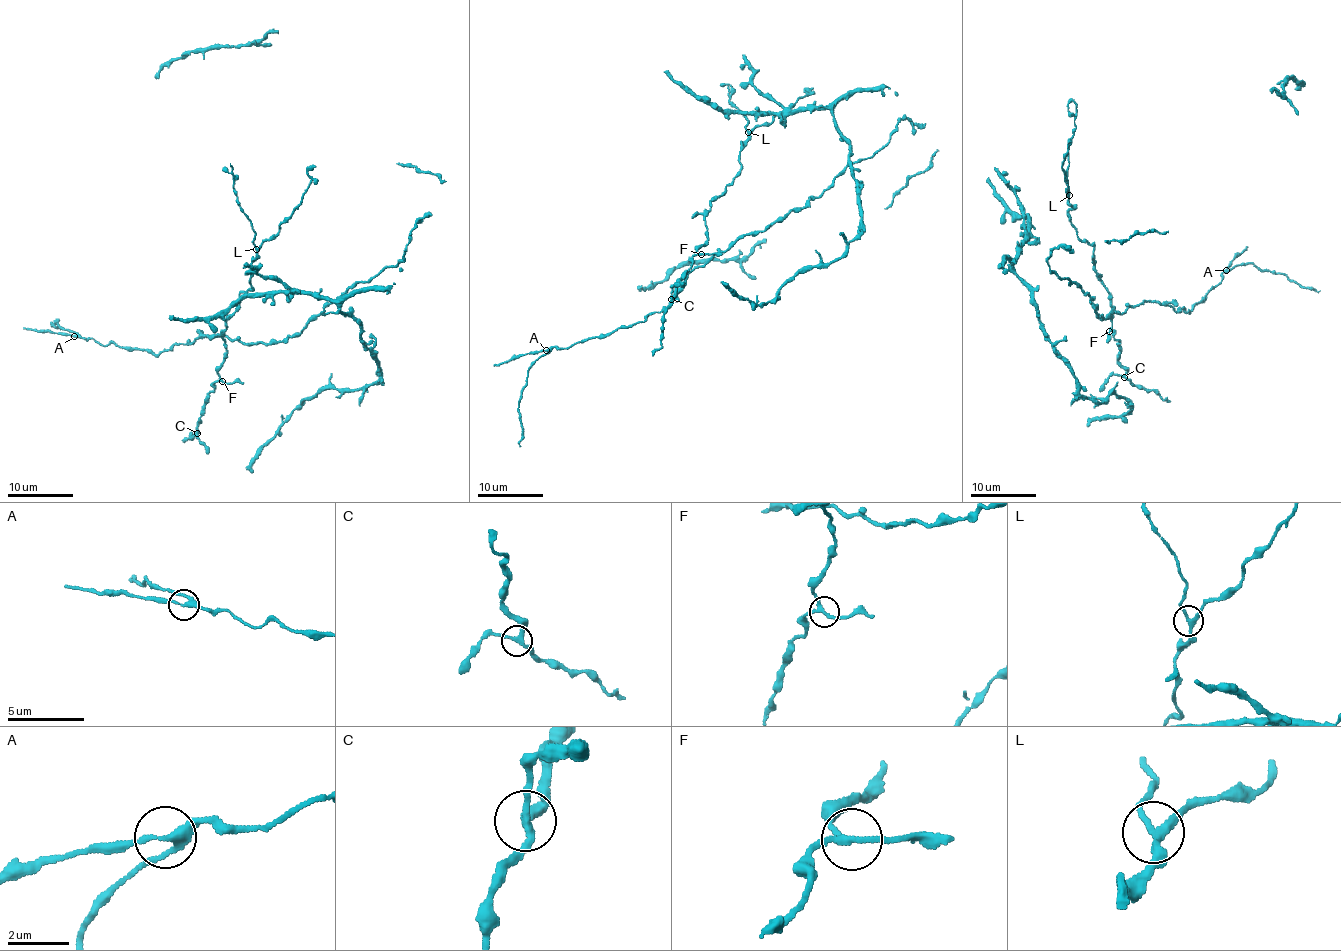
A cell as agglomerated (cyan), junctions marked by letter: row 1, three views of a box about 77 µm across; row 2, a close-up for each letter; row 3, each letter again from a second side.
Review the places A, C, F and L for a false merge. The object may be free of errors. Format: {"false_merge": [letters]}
{"false_merge": ["L"]}

